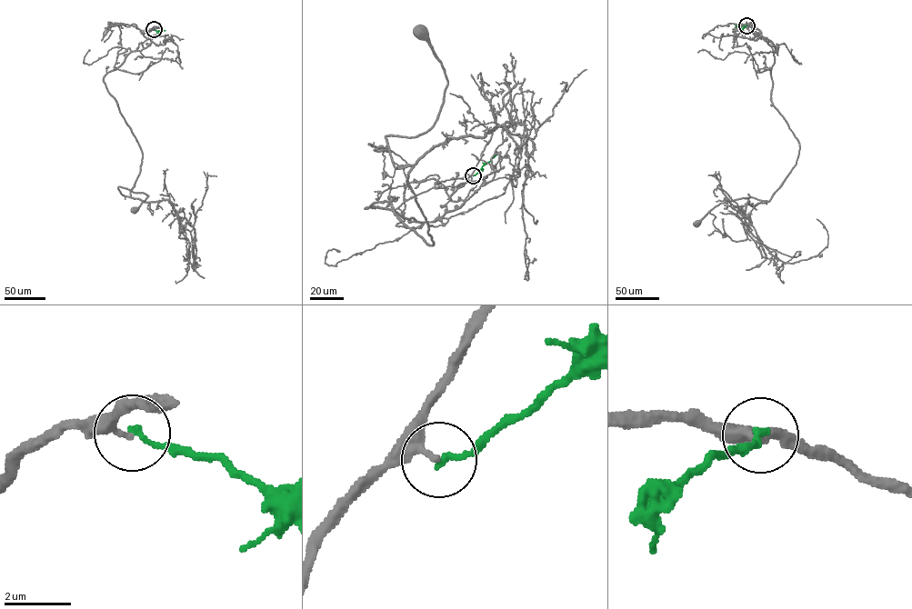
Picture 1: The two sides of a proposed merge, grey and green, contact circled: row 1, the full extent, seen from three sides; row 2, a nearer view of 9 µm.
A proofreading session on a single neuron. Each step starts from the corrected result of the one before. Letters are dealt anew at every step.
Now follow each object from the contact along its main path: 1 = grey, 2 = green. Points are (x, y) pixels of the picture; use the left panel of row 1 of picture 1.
1: (154, 29), (143, 34), (148, 45), (104, 78), (142, 152), (133, 197), (118, 188), (148, 195), (134, 210)
2: (154, 29), (158, 33), (165, 30)

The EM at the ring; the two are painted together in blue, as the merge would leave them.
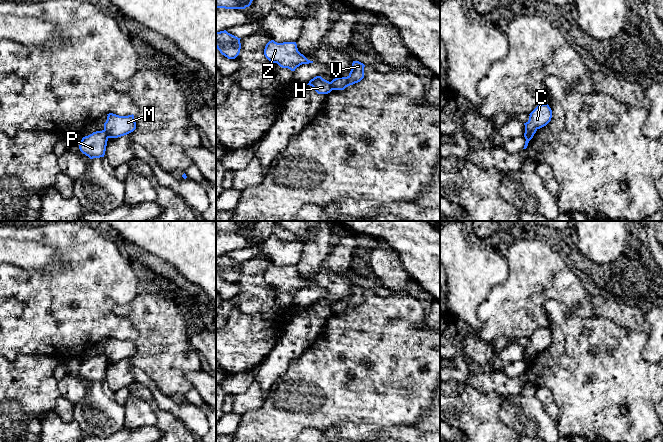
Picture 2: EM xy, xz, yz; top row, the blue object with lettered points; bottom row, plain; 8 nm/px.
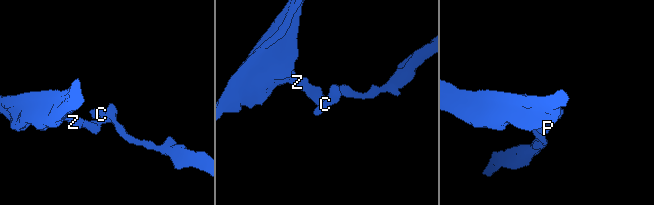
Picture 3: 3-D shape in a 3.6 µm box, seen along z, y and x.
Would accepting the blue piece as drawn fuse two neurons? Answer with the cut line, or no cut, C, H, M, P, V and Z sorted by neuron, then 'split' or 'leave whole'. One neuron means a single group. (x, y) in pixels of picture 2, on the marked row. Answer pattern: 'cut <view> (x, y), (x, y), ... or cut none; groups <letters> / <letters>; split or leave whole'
cut yz (533, 134), (525, 137); groups C M V / H P Z; split

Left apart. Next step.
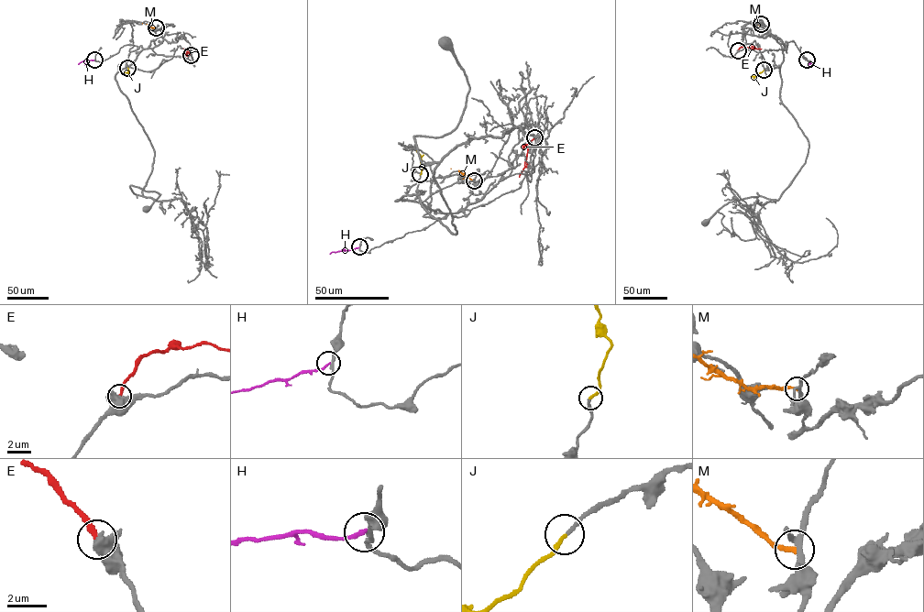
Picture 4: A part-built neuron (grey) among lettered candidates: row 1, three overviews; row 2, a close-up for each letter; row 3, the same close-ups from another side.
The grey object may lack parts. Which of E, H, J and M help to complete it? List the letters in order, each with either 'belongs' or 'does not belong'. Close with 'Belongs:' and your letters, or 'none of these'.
E: does not belong
H: does not belong
J: belongs
M: does not belong
Belongs: J

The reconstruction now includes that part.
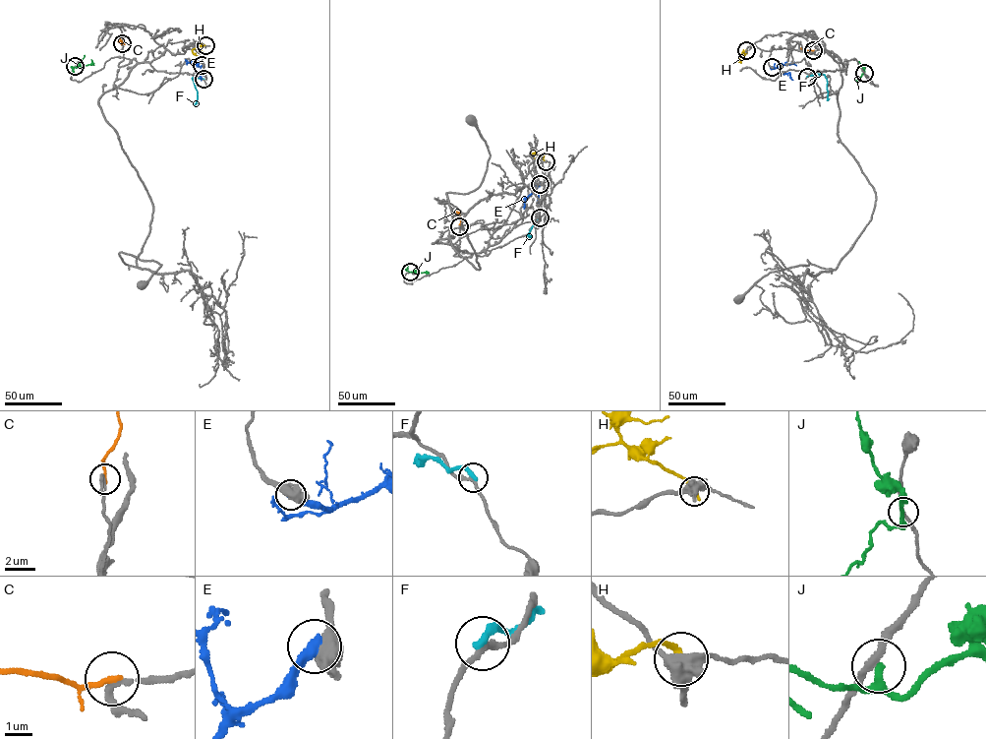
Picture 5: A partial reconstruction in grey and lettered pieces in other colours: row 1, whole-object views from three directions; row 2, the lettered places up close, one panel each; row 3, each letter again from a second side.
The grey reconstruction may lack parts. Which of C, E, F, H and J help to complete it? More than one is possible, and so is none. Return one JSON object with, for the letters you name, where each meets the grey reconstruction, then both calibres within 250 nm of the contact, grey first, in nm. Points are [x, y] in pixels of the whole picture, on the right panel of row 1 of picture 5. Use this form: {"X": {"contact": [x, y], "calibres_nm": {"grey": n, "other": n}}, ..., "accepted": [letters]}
{"accepted": []}

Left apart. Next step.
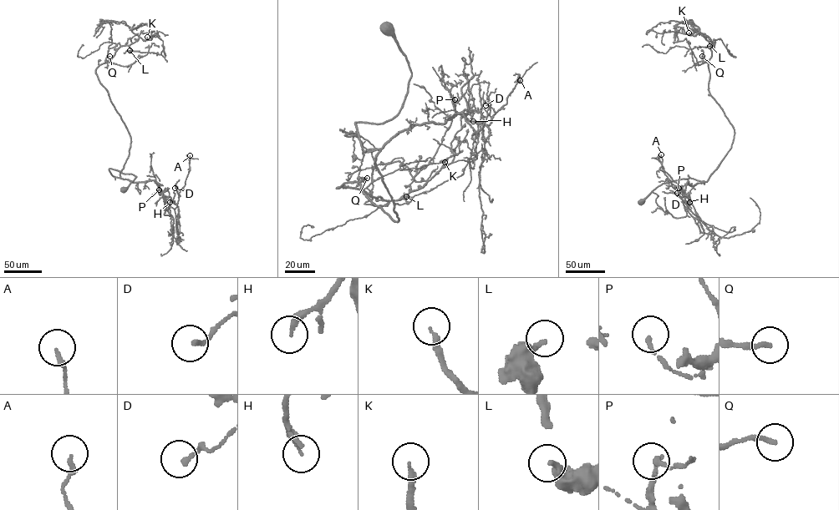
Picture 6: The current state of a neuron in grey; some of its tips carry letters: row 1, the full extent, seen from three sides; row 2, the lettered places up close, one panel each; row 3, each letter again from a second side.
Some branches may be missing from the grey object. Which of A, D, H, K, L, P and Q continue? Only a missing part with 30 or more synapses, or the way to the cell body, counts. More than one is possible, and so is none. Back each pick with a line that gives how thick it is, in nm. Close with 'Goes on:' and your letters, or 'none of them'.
K: calibre 220 nm
Goes on: K

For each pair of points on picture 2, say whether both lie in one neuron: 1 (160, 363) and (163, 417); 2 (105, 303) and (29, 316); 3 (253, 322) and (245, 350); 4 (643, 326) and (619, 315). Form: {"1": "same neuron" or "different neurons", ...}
{"1": "different neurons", "2": "same neuron", "3": "same neuron", "4": "same neuron"}

